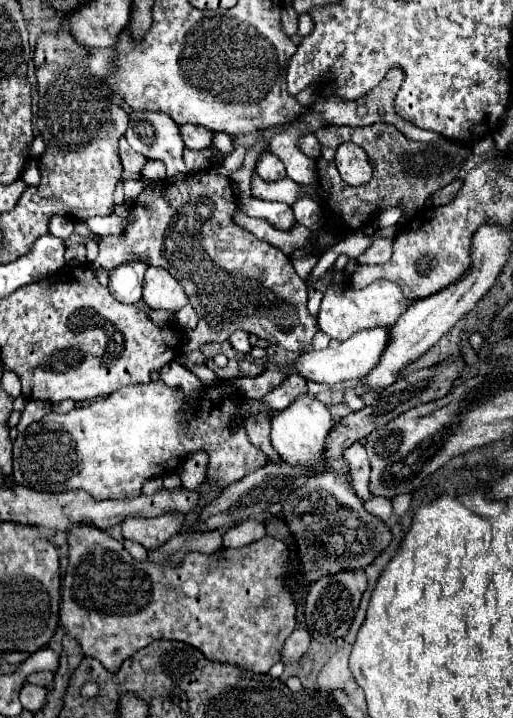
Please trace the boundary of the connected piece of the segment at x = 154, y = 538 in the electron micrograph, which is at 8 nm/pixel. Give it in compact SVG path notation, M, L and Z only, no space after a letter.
M165 514L155 518L127 518L123 522L123 536L143 544L147 550L153 550L167 542L173 534L181 530L185 522L183 514Z

